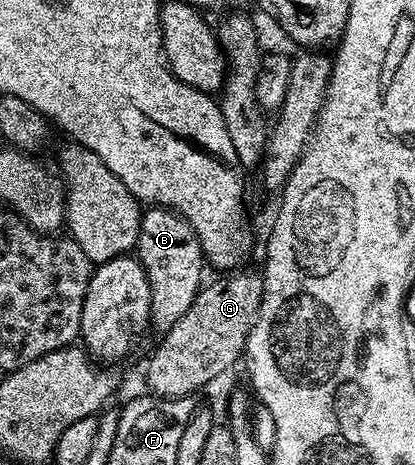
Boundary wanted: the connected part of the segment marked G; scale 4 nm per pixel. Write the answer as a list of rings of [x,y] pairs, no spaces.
[[[231,270],[220,280],[204,283],[199,289],[197,298],[181,318],[162,335],[163,341],[155,348],[151,361],[147,364],[147,384],[150,395],[165,400],[176,400],[179,396],[194,397],[198,388],[206,386],[210,380],[218,378],[222,372],[227,372],[235,363],[240,363],[241,357],[247,351],[247,339],[259,317],[263,301],[263,278],[258,271],[243,272]]]

